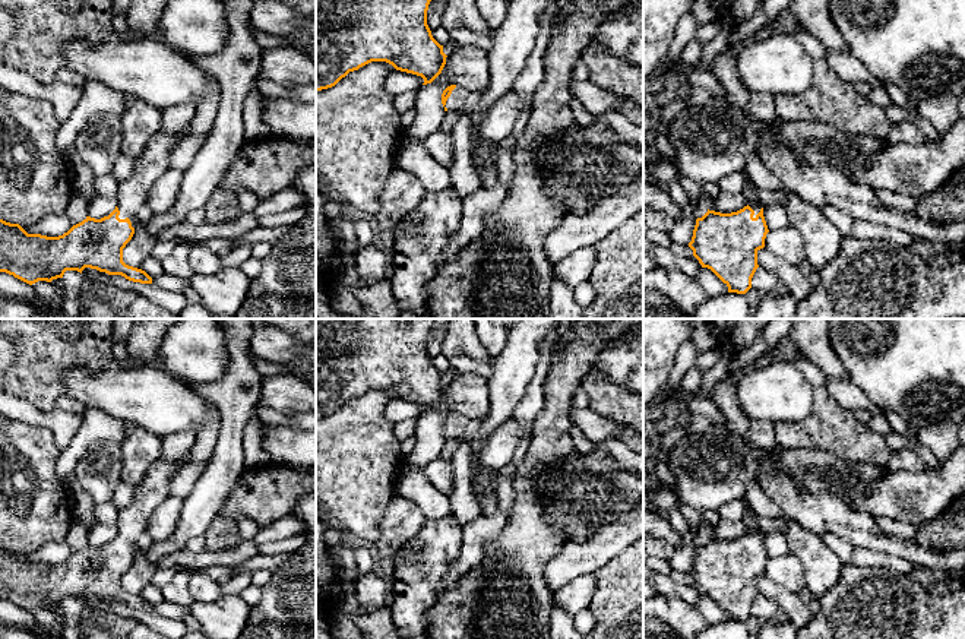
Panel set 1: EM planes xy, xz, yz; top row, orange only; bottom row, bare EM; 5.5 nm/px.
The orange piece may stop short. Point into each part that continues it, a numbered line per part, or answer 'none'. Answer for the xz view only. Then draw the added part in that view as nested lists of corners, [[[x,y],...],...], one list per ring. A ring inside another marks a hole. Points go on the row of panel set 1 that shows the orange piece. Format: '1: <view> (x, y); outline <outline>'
1: xz (456, 101); outline [[[456,86],[452,91],[450,97],[447,98],[444,107],[449,111],[459,111],[459,110],[462,110],[465,107],[468,97],[469,97],[469,91],[468,89],[465,89],[462,86]]]

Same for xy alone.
1: xy (132, 195); outline [[[190,126],[180,135],[167,135],[158,132],[146,145],[143,154],[135,164],[132,175],[118,183],[118,194],[116,197],[120,211],[118,218],[129,218],[135,228],[135,216],[145,206],[148,192],[155,180],[170,168],[170,152],[177,143],[189,136]]]

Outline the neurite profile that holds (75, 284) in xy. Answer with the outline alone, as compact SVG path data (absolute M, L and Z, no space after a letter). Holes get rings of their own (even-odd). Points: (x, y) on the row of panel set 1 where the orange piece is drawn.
M66 271L63 275L63 285L66 295L60 307L72 317L80 317L80 298L86 292L89 284L86 278L77 271Z

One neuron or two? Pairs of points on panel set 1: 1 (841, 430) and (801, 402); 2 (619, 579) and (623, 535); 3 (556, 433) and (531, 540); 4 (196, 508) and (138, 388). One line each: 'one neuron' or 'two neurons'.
1: two neurons
2: two neurons
3: one neuron
4: two neurons

